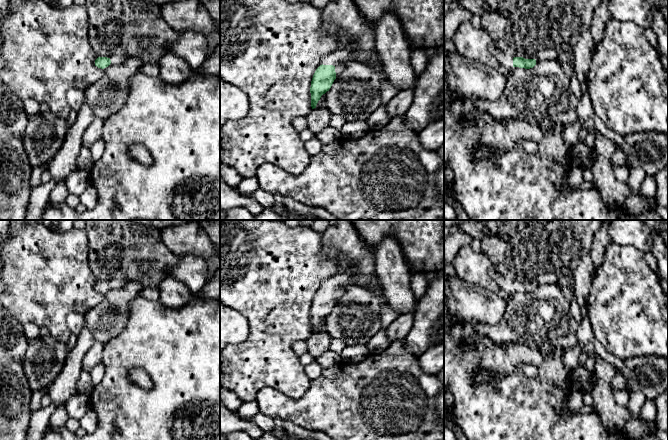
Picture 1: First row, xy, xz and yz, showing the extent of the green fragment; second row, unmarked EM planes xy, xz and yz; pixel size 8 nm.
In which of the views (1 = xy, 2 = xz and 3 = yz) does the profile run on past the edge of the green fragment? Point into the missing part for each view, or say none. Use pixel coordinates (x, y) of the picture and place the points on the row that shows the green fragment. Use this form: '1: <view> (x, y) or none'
1: xy (116, 59)
2: xz (342, 55)
3: yz (505, 59)

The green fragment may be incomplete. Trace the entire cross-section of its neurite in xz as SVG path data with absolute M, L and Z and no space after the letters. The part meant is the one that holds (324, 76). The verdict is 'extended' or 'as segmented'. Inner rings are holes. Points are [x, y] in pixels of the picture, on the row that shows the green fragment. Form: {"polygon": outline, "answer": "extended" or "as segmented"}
{"polygon": "M346 44L337 47L334 51L326 55L322 64L316 69L310 87L311 107L316 108L321 96L331 88L336 79L335 67L355 61L359 48L356 44Z", "answer": "extended"}

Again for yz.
{"polygon": "M496 49L494 51L494 56L498 59L501 65L509 69L513 67L530 69L536 65L535 59L525 59L523 57L513 57L510 54L504 51L501 51L500 49Z", "answer": "extended"}

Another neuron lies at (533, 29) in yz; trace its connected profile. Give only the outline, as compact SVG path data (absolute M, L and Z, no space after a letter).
M457 0L455 5L461 6L473 14L479 14L482 20L482 28L484 28L491 36L492 41L501 51L504 51L513 57L523 57L525 59L535 60L555 60L559 59L559 56L563 52L571 51L578 42L580 36L585 31L589 31L594 9L601 3L601 1L602 0Z

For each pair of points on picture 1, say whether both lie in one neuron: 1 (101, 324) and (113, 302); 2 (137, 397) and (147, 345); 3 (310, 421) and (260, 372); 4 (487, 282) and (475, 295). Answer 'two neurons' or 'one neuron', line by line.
1: one neuron
2: one neuron
3: two neurons
4: two neurons

